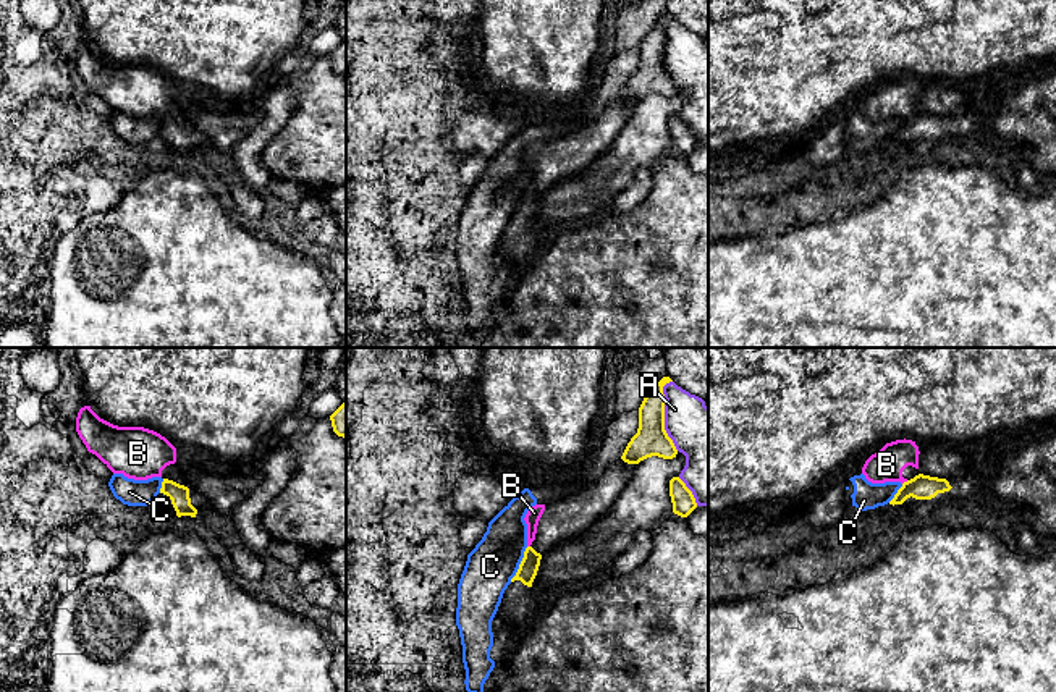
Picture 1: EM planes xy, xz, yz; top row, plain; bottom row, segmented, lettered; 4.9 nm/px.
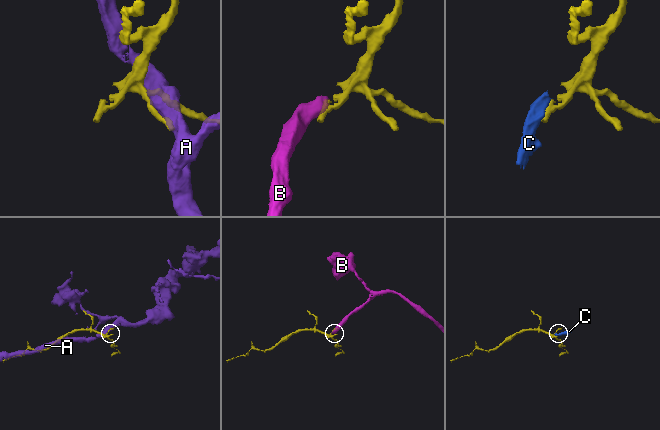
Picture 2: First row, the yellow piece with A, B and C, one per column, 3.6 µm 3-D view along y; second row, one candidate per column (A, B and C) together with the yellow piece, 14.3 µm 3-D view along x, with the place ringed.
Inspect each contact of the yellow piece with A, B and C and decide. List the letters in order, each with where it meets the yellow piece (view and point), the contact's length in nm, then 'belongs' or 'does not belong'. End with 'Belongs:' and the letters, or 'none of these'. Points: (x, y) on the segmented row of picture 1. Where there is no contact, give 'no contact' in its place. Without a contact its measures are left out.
A: contact xz (663, 416); length 360 nm; does not belong
B: contact yz (904, 482); length 40 nm; does not belong
C: contact xz (519, 565); length 200 nm; does not belong
Belongs: none of these

